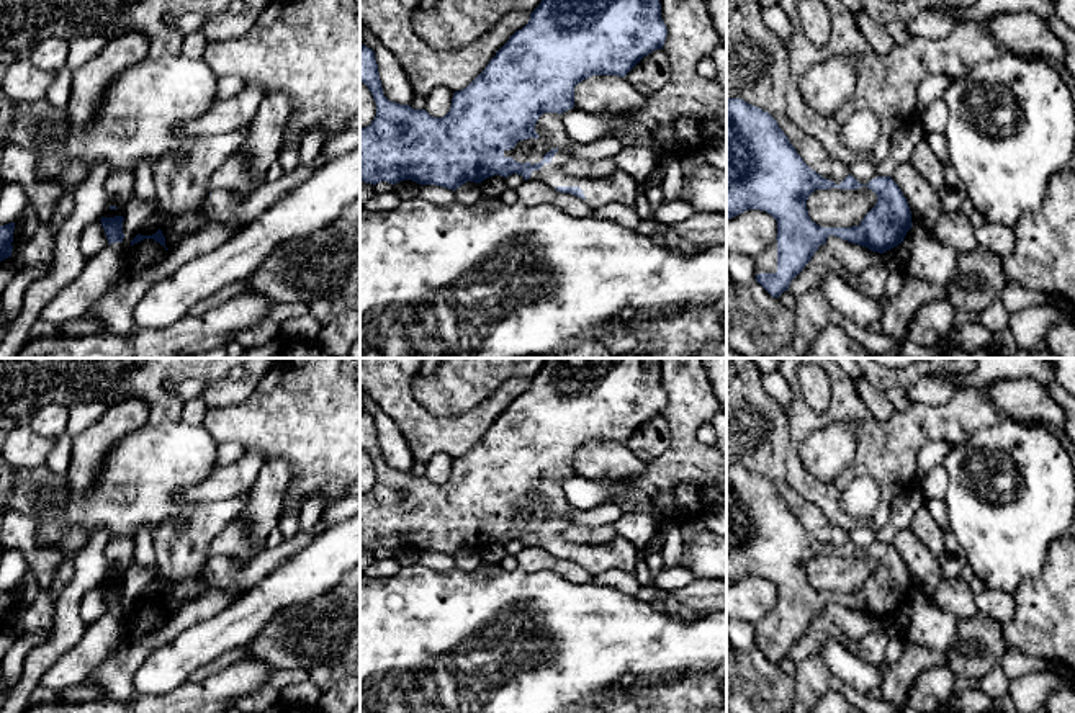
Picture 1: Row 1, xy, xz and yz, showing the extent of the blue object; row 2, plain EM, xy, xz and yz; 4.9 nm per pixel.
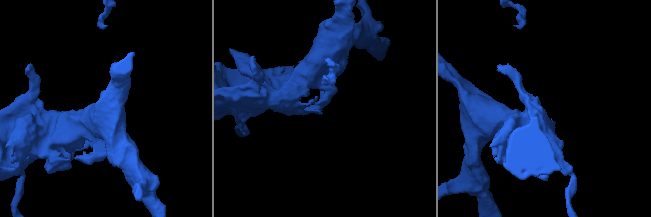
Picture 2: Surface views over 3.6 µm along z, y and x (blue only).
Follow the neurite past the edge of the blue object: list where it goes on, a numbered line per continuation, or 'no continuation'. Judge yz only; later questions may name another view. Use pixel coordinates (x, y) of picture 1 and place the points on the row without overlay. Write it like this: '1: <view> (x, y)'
1: yz (766, 628)

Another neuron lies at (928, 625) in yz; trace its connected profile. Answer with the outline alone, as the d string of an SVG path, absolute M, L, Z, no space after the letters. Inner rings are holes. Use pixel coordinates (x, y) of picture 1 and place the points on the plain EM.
M920 590L911 592L903 610L908 615L905 641L946 654L957 633L959 621L954 615L934 605L929 595Z

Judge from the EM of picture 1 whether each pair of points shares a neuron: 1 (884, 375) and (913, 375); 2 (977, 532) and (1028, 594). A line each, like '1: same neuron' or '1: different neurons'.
1: same neuron
2: different neurons

